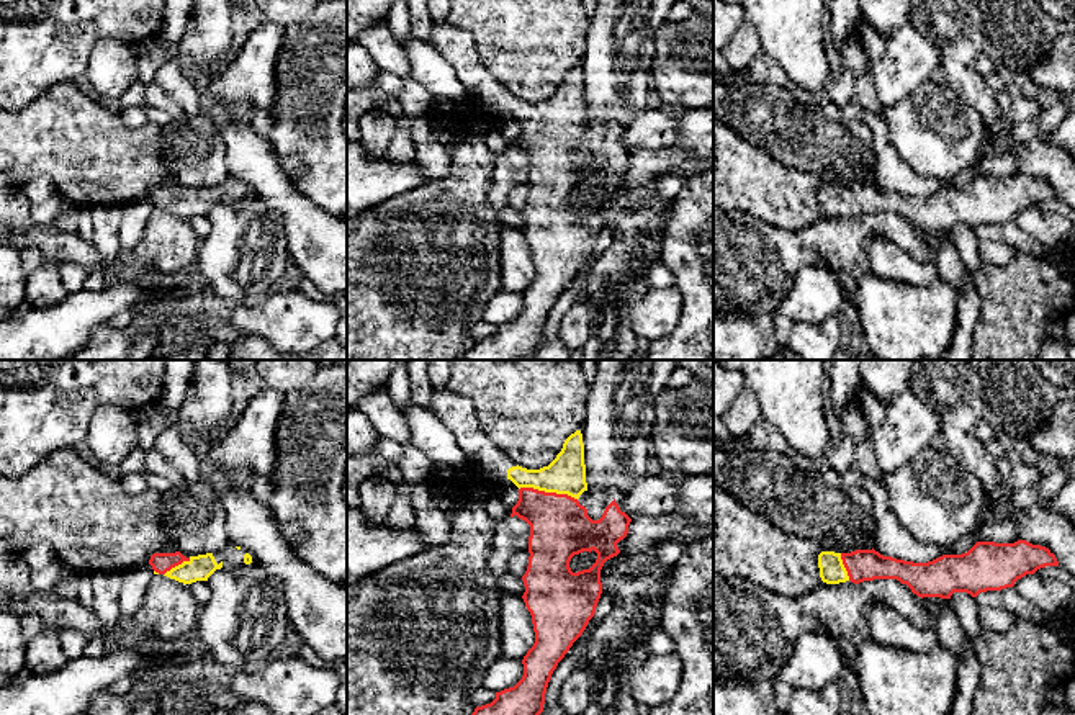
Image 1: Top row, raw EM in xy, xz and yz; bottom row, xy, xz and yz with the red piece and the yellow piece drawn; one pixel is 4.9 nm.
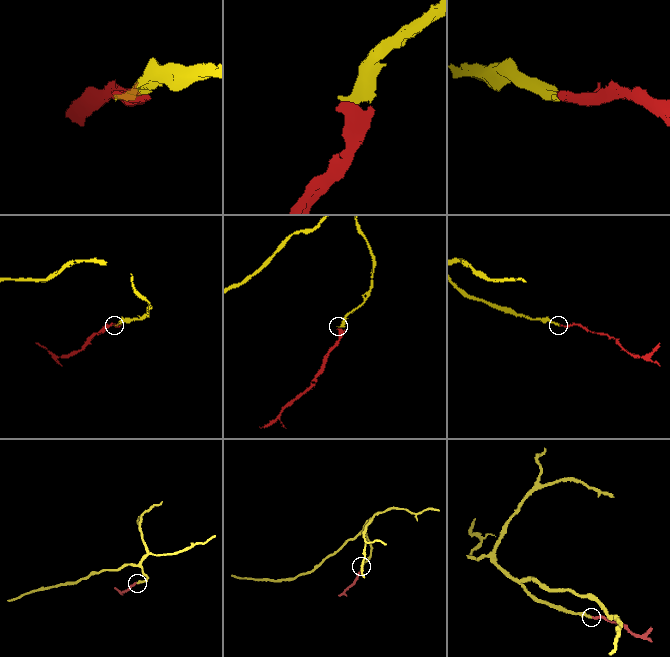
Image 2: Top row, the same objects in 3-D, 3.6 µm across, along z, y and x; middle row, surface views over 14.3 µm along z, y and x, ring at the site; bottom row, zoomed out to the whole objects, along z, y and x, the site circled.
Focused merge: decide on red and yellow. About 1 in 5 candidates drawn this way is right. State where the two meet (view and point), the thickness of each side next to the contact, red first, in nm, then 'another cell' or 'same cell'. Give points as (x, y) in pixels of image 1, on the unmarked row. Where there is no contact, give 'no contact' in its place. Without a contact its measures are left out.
contact xz (548, 126); calibres 300 and 190 nm; same cell

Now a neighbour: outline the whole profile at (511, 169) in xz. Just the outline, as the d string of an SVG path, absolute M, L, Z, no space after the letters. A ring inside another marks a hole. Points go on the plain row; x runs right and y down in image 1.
M517 149L494 159L488 198L496 209L509 206L509 193L517 185L529 185L530 159Z

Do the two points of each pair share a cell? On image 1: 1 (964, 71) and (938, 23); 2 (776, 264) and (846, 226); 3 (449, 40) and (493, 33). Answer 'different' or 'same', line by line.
1: same
2: same
3: different

